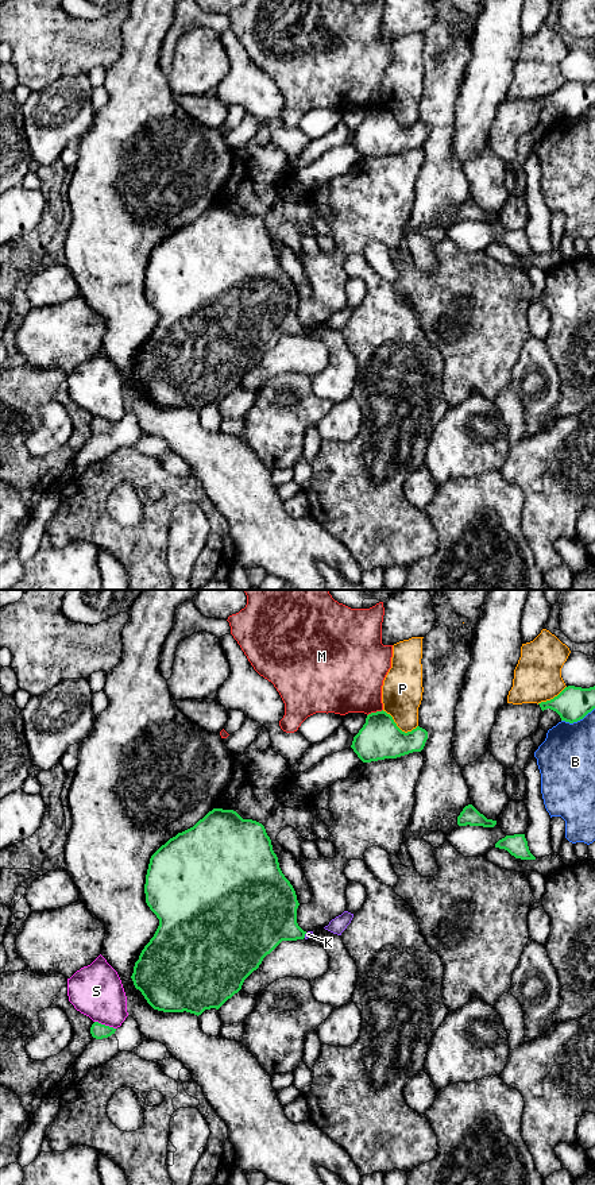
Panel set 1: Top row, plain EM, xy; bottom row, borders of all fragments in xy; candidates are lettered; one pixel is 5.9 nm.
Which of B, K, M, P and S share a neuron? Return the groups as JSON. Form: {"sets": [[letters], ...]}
{"sets": [["B"], ["K"], ["M"], ["P"], ["S"]]}

